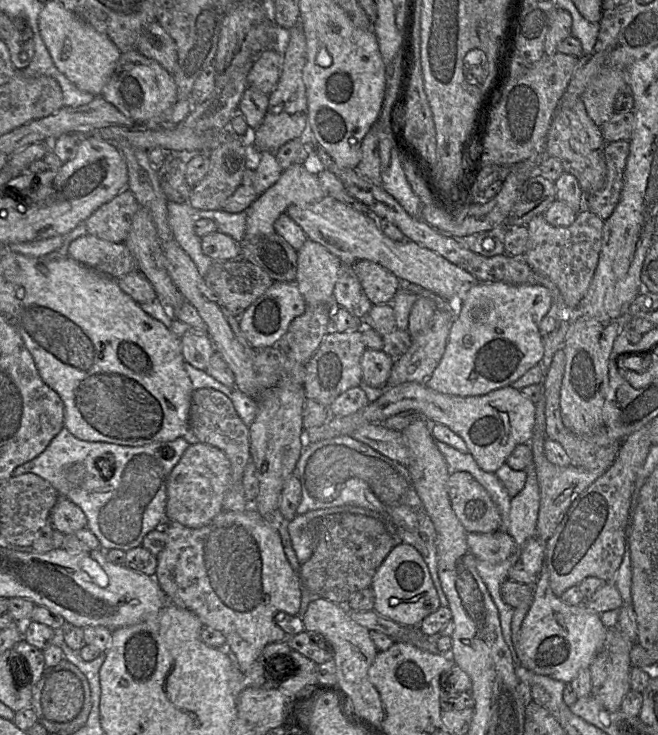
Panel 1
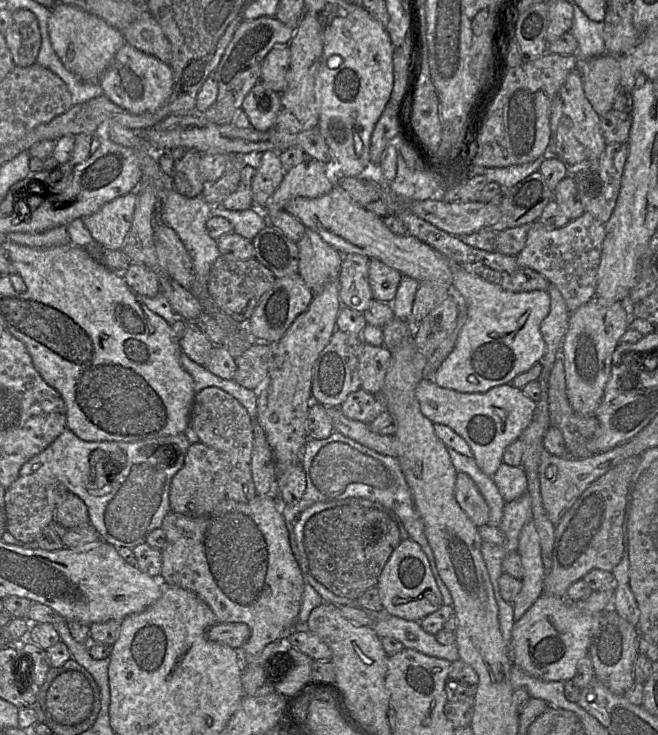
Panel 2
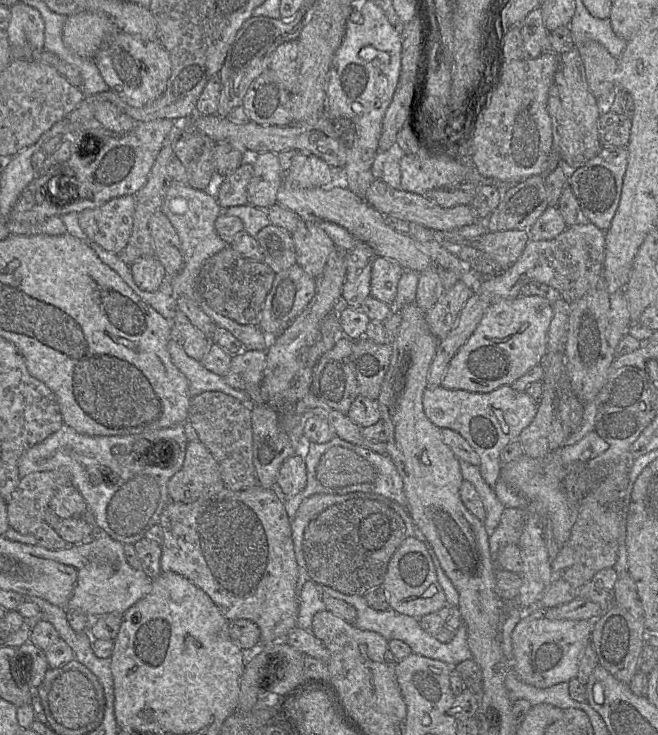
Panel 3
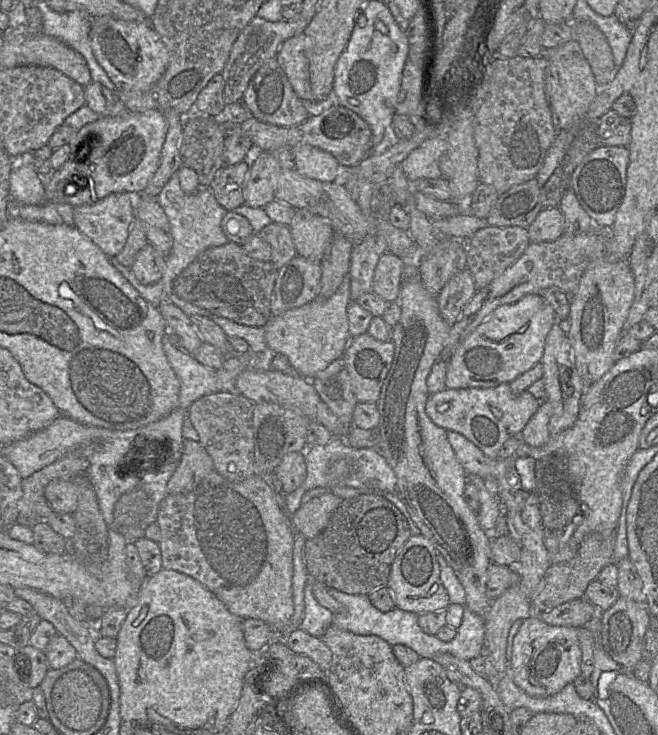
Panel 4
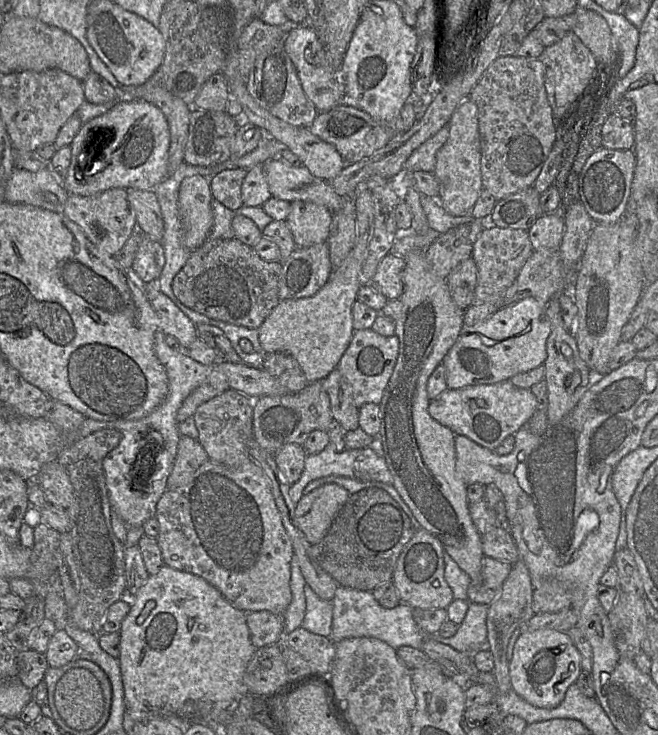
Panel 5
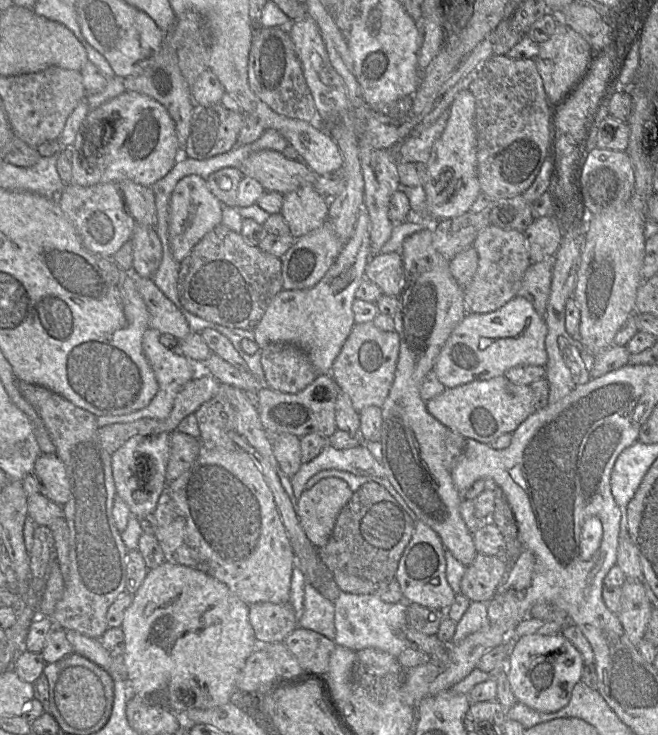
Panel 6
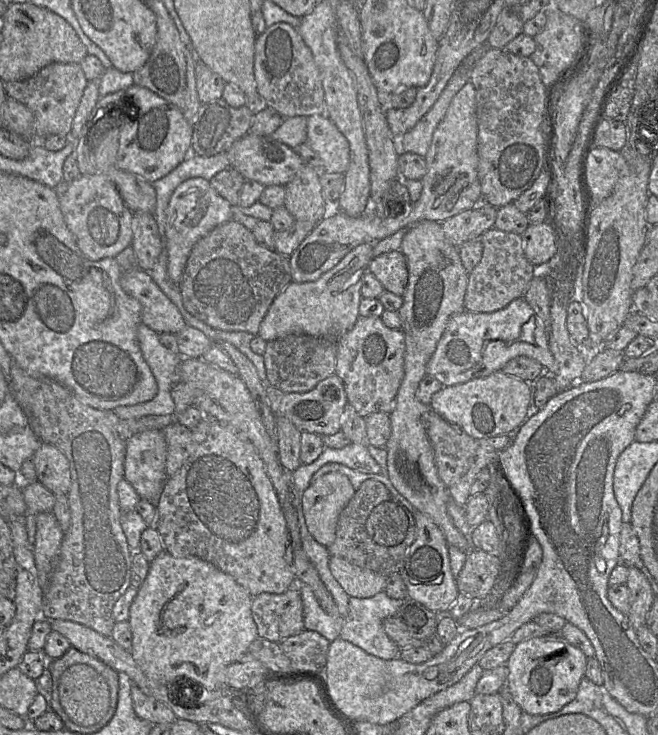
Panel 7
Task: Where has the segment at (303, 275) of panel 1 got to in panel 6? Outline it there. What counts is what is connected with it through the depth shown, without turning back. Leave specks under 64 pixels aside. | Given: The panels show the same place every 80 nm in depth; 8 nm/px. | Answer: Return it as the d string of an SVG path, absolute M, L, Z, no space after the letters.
M302 184L284 195L281 213L290 227L291 235L299 238L328 221L329 200L317 192L314 184Z

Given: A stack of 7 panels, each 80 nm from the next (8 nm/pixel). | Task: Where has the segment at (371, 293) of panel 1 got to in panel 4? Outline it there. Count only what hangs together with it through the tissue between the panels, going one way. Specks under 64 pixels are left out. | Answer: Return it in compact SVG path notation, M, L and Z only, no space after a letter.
M390 252L382 254L375 268L372 292L389 303L398 302L405 266L402 258Z

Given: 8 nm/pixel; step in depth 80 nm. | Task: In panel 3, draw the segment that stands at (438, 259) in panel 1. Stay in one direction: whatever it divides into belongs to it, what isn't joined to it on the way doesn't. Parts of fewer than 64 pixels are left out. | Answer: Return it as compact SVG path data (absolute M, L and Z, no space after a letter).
M282 184L277 193L277 203L298 214L302 220L322 228L339 250L347 252L357 246L369 246L377 256L395 260L404 270L418 273L433 265L432 260L418 249L409 234L392 229L381 212L348 188L336 186L331 189L286 189Z

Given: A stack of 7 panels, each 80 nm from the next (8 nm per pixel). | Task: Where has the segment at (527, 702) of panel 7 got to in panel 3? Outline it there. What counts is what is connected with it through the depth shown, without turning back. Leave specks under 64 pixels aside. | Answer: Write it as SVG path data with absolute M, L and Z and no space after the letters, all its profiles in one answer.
M538 606L525 611L512 632L512 667L523 682L536 688L569 682L577 677L583 650L591 642L592 625L589 620L550 619Z

